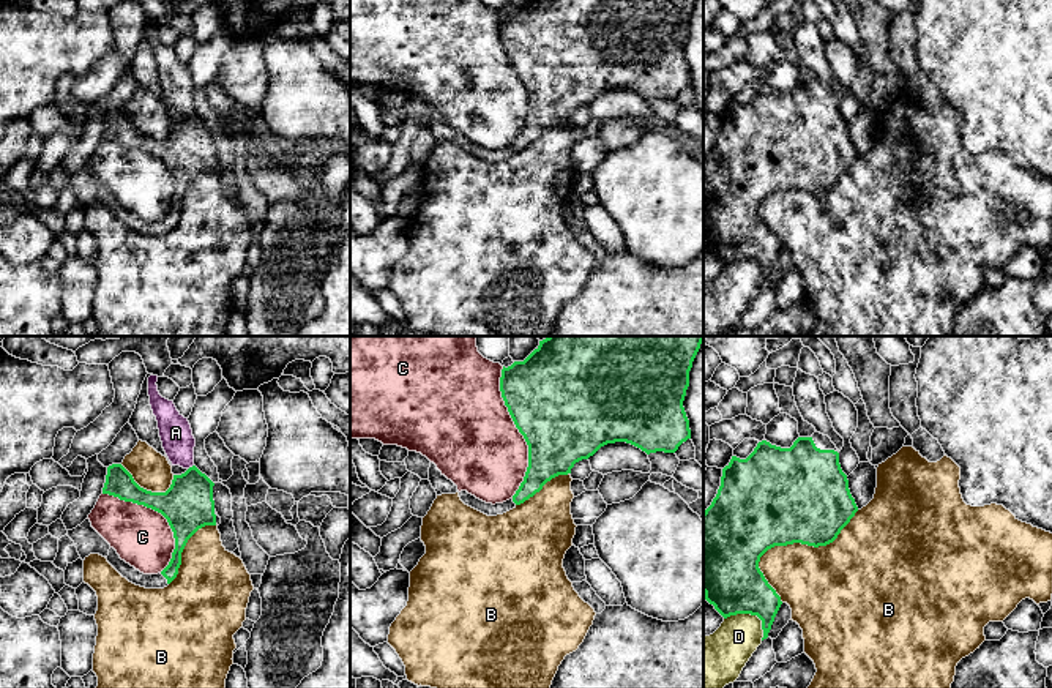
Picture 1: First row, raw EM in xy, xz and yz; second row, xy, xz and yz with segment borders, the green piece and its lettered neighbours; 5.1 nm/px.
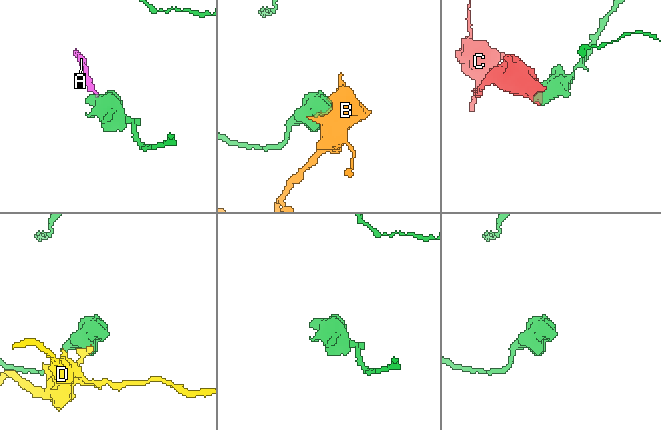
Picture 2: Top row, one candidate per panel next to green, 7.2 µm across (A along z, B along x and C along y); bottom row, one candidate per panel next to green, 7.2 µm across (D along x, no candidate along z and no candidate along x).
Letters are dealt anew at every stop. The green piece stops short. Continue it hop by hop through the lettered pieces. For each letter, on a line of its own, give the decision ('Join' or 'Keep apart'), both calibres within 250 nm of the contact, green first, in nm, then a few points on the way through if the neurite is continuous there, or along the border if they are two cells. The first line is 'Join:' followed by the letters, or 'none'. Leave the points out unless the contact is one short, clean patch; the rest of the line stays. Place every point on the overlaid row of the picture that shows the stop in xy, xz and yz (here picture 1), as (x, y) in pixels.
Join: A
A: Join. Thickness 260 nm (green) against 170 nm. Path across: xy (188, 505), (190, 467), (180, 452), (175, 433)
B: Keep apart. Thickness 500 nm (green) against 360 nm
C: Keep apart. Thickness 500 nm (green) against 460 nm
D: Keep apart. Thickness 320 nm (green) against 240 nm

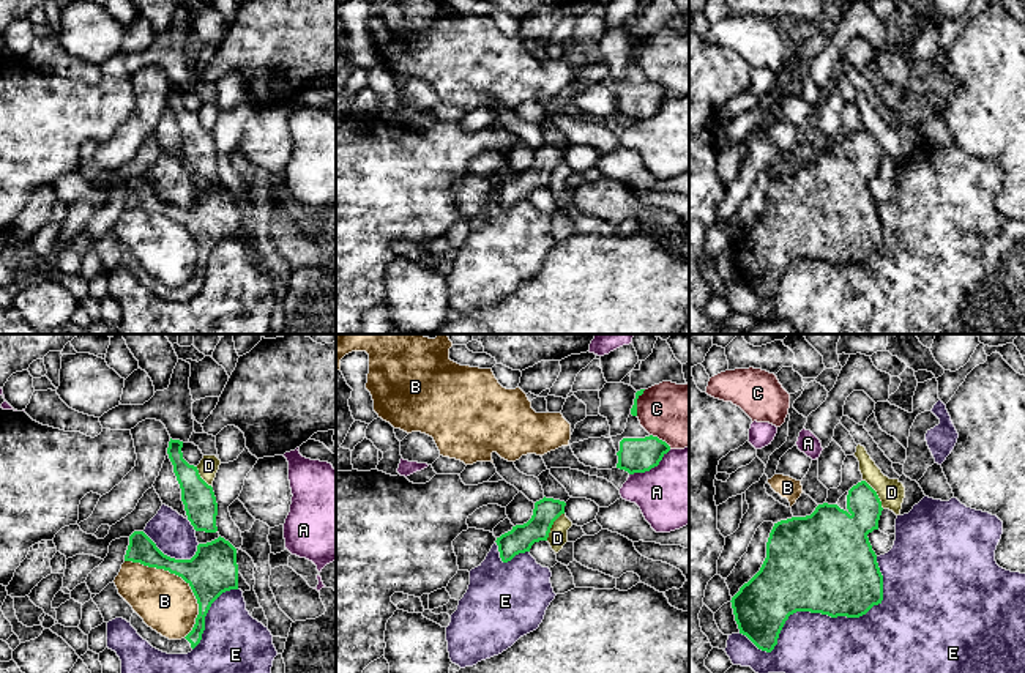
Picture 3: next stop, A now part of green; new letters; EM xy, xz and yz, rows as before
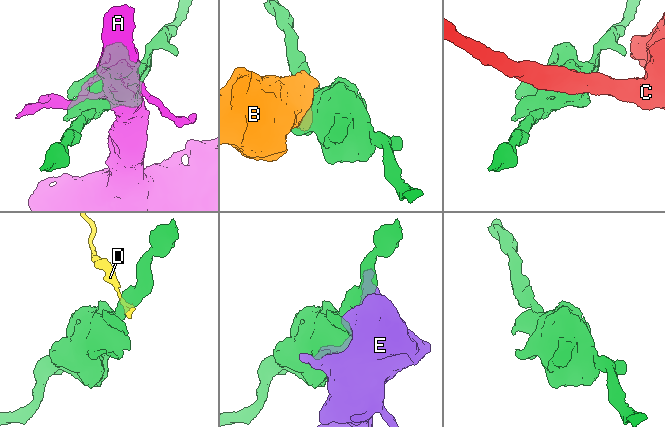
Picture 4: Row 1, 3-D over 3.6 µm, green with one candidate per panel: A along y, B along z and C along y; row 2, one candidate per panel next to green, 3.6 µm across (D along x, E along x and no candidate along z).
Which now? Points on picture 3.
Join: none
A: Keep apart. Thickness 180 nm (green) against 380 nm
B: Keep apart. Thickness 240 nm (green) against 300 nm
C: Keep apart. Thickness 180 nm (green) against 320 nm
D: Keep apart. Thickness 190 nm (green) against 140 nm. Boundary: yz (863, 479), (875, 492), (883, 508)
E: Keep apart. Thickness 500 nm (green) against 300 nm

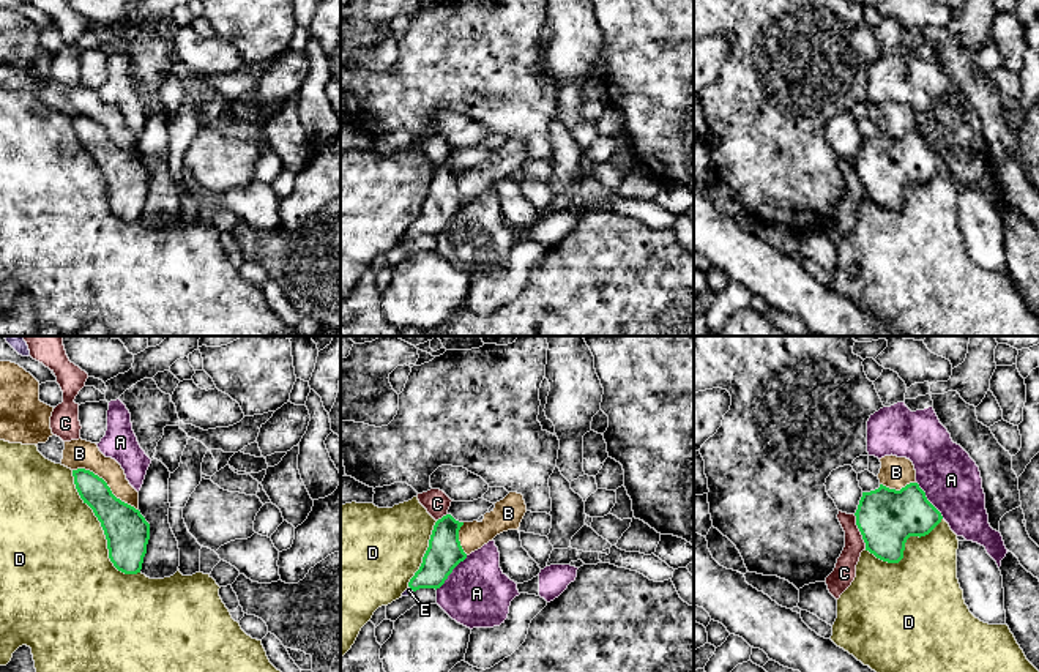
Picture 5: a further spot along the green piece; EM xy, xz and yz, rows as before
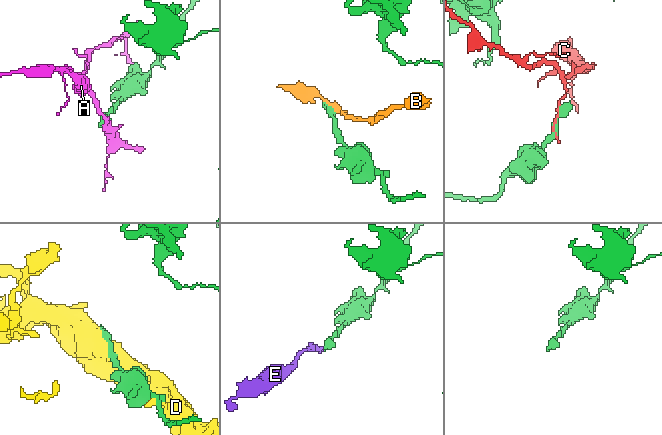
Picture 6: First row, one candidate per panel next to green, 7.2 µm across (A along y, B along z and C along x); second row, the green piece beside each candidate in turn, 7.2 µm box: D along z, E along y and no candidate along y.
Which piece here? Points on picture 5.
Join: E
A: Keep apart. Thickness 180 nm (green) against 340 nm. Boundary: xz (467, 556), (435, 589)
B: Keep apart. Thickness 220 nm (green) against 140 nm
C: Keep apart. Thickness 300 nm (green) against 120 nm
D: Keep apart. Thickness 220 nm (green) against 500 nm
E: Join. Thickness 180 nm (green) against 40 nm. Path across: xz (445, 552), (412, 589), (409, 590)

